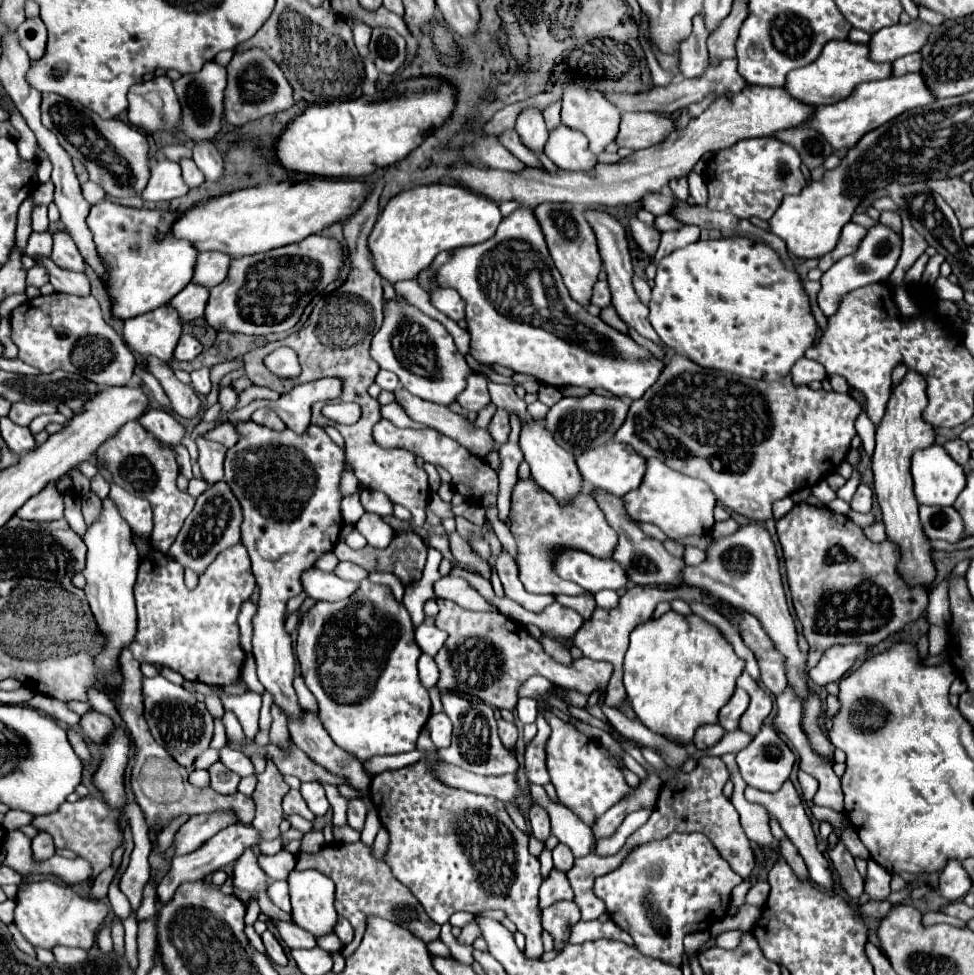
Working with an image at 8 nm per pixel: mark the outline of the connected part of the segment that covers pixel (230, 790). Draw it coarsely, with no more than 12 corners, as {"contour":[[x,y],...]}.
{"contour":[[225,764],[209,766],[211,788],[219,794],[235,794],[241,780]]}

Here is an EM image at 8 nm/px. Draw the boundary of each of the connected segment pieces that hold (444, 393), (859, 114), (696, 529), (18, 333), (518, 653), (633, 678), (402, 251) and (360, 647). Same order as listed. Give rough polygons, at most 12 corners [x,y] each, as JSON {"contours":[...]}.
{"contours":[[[387,302],[371,356],[441,406],[471,374],[443,324]],[[921,72],[867,82],[809,126],[835,150],[933,104]],[[647,460],[625,506],[669,538],[709,534],[717,498],[703,480]],[[71,294],[11,312],[19,358],[99,386],[137,364],[99,302]],[[437,598],[439,692],[513,710],[533,674],[605,692],[609,662],[553,660],[501,612]],[[667,612],[633,630],[625,690],[681,746],[715,724],[745,662]],[[463,184],[391,198],[369,236],[391,284],[481,244],[499,204]],[[361,580],[295,654],[321,722],[365,762],[431,714],[407,608]]]}

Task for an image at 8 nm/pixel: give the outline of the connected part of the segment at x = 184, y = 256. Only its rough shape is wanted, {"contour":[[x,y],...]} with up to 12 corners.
{"contour":[[91,206],[113,314],[167,304],[199,250],[173,238],[181,210]]}

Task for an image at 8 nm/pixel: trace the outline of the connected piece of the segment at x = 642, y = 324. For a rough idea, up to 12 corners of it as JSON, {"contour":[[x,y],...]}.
{"contour":[[585,212],[599,242],[619,318],[661,346],[631,278],[623,226],[605,212]]}

